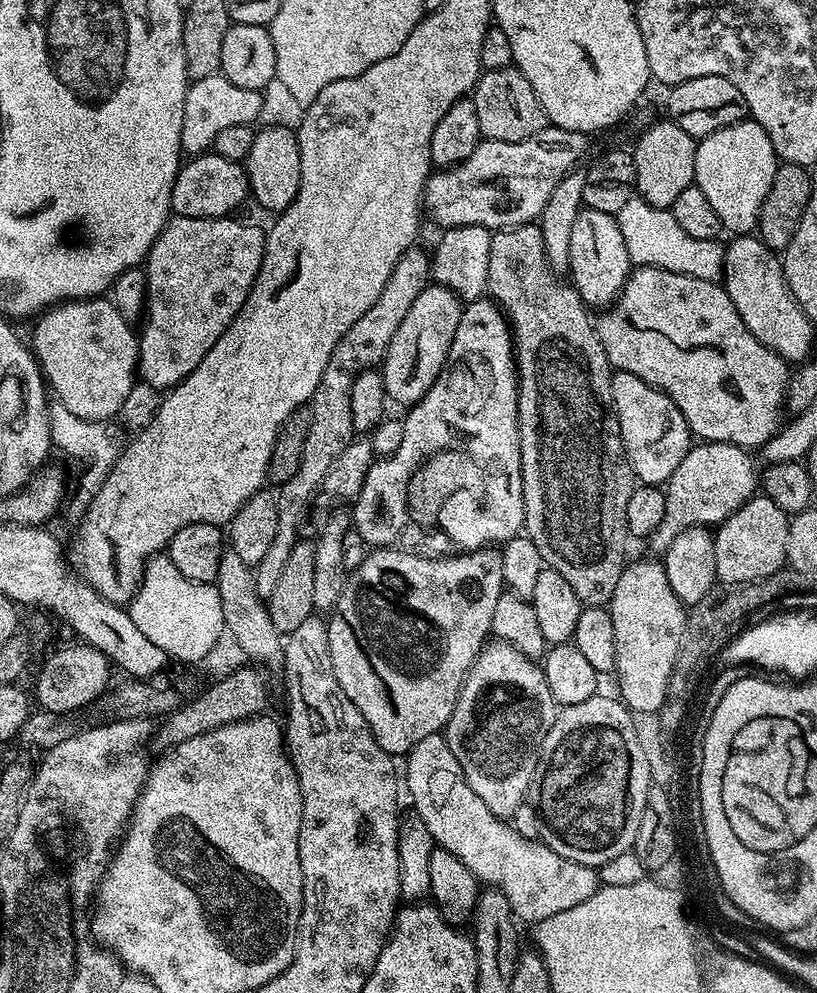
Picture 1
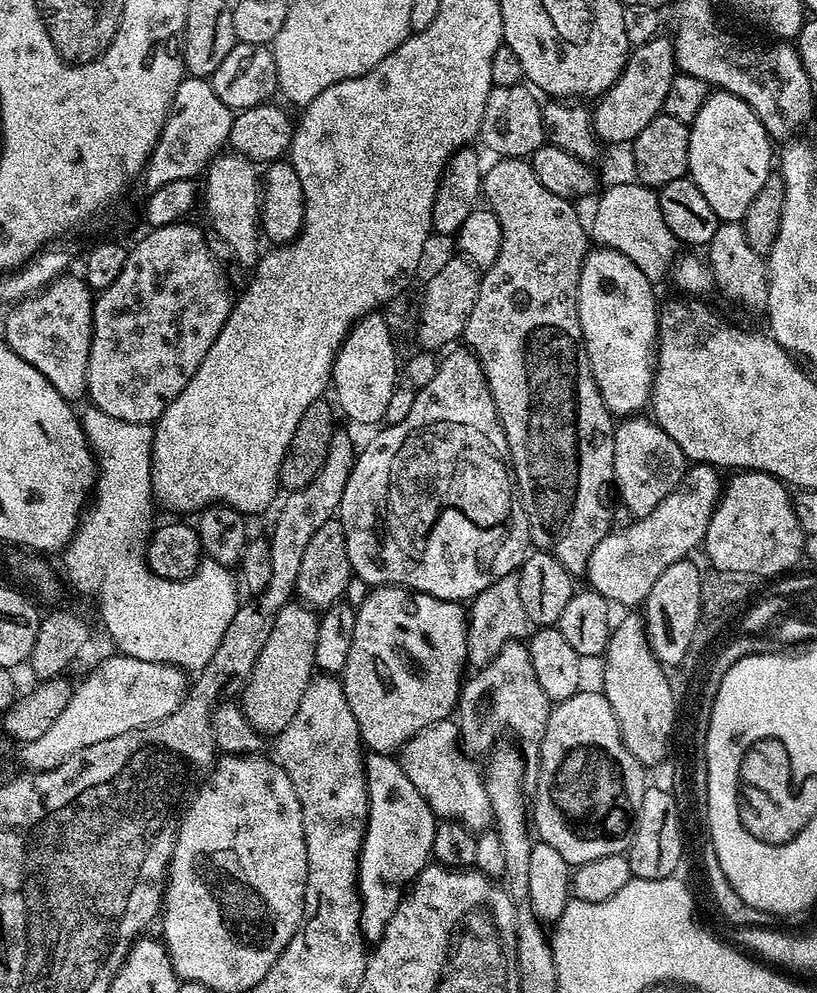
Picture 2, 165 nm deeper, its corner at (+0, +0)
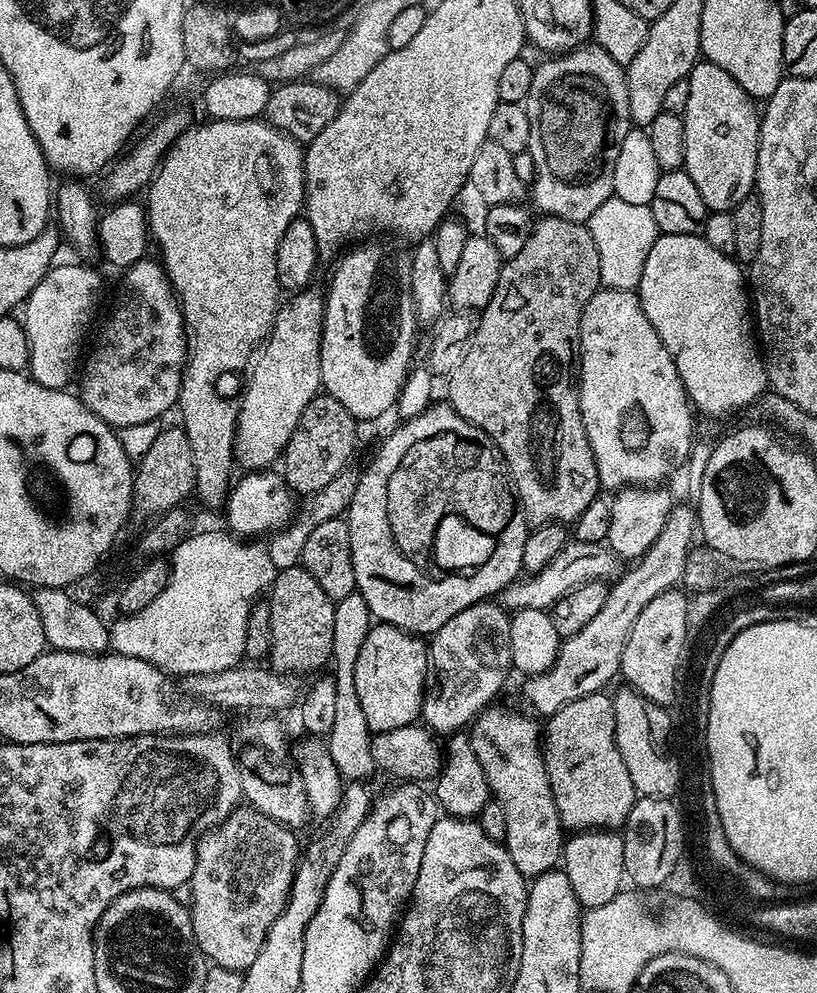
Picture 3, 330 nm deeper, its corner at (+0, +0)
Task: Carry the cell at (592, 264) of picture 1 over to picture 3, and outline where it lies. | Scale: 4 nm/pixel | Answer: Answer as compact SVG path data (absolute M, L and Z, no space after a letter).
M601 287L591 298L587 306L584 307L584 313L580 315L580 346L578 349L578 383L580 386L580 413L582 422L586 426L586 438L590 442L590 450L594 450L594 458L598 466L598 478L600 479L601 489L619 490L629 486L656 486L667 478L671 472L676 472L685 467L688 462L688 455L692 453L694 435L692 436L692 415L694 409L689 401L682 378L678 374L678 366L674 358L662 346L662 338L650 326L650 318L640 305L639 295L635 291L627 292L617 288Z

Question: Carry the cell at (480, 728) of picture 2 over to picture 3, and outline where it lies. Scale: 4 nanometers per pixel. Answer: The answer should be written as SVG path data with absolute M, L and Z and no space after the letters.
M496 707L485 708L470 725L474 754L478 754L492 796L506 810L506 838L502 843L520 873L535 878L553 871L561 863L566 829L560 822L546 774L541 725L539 728L531 715Z

